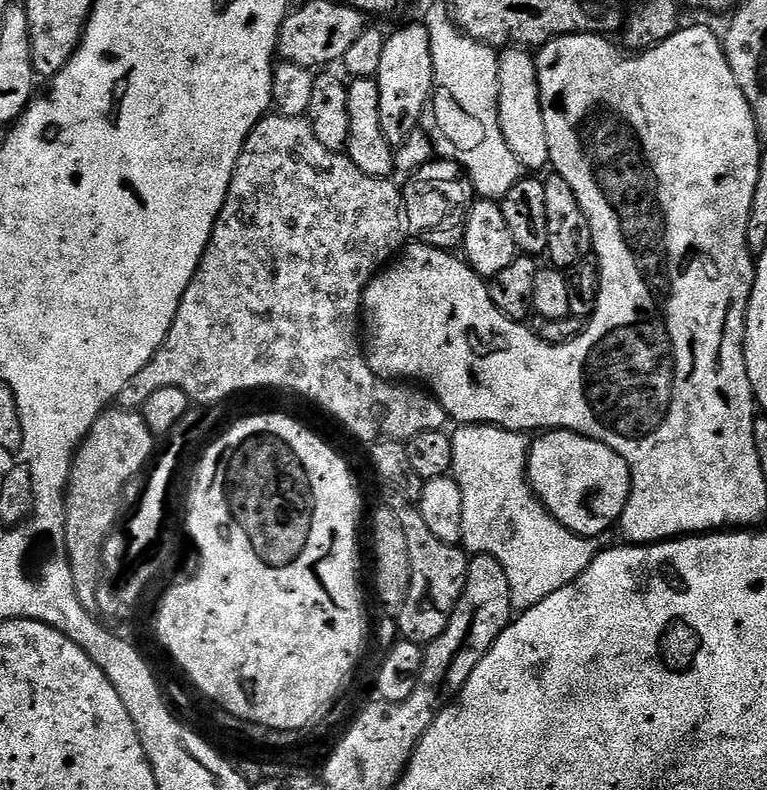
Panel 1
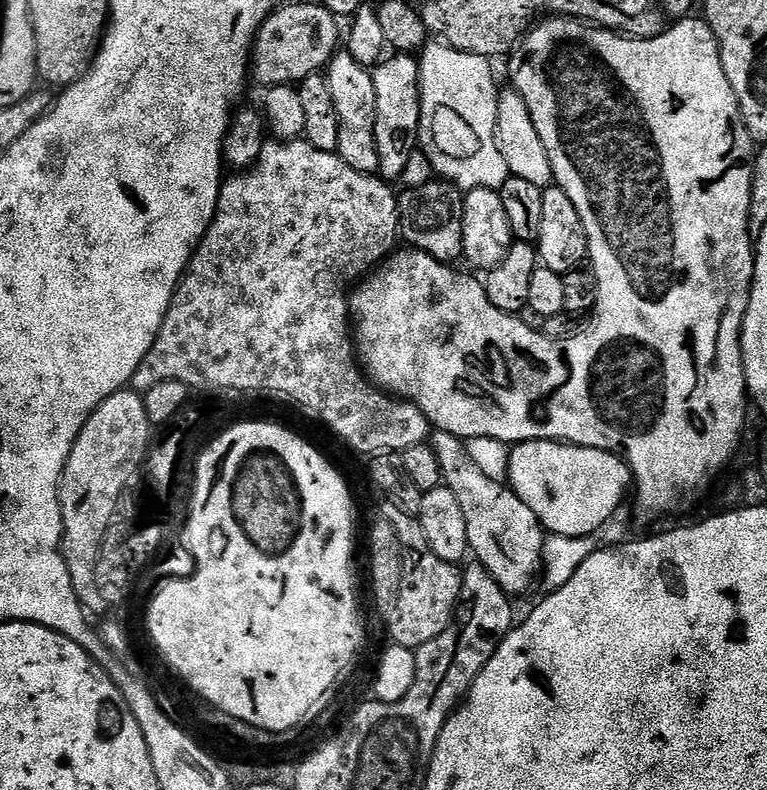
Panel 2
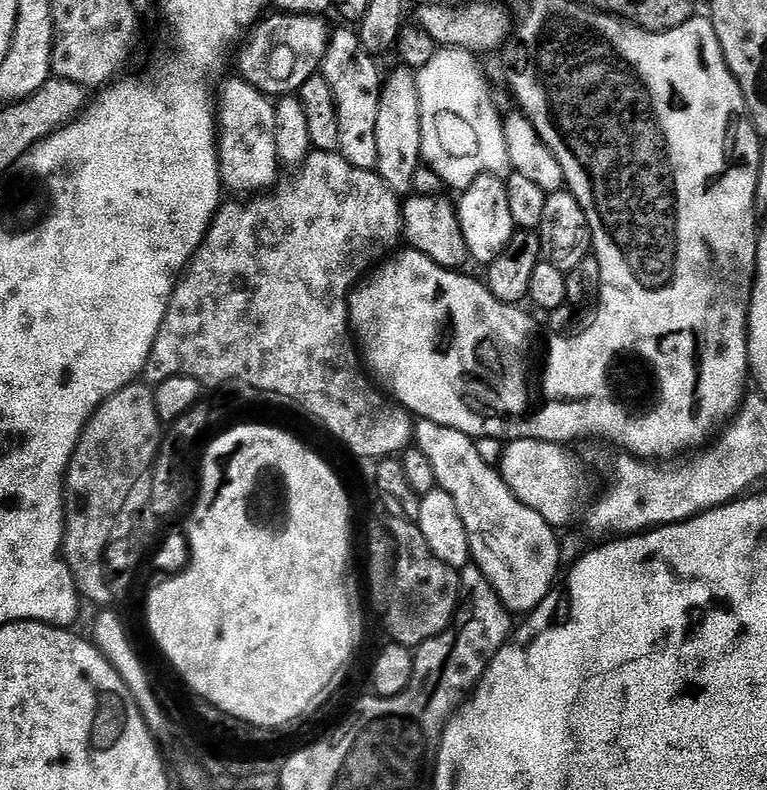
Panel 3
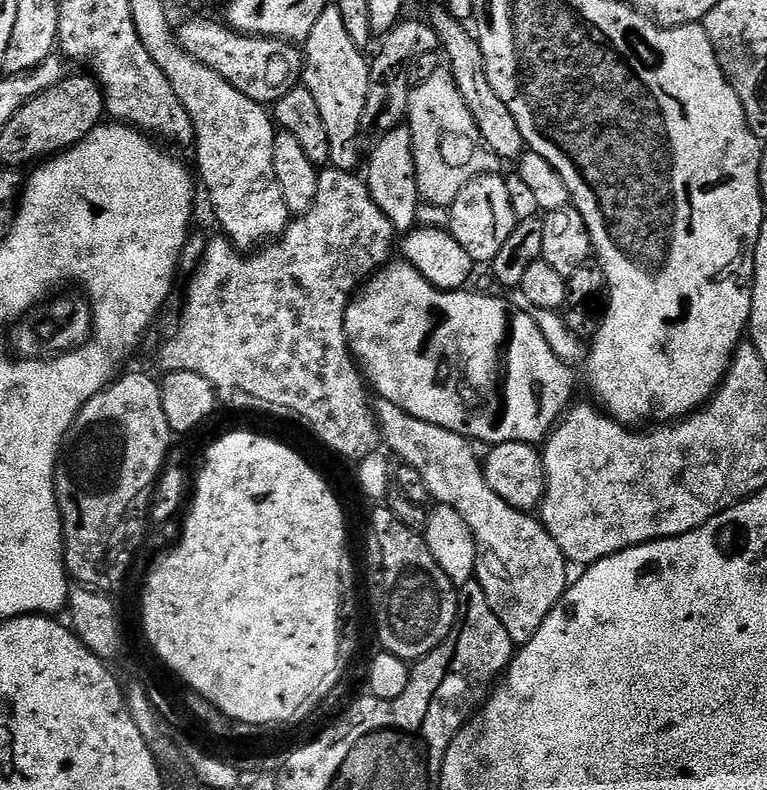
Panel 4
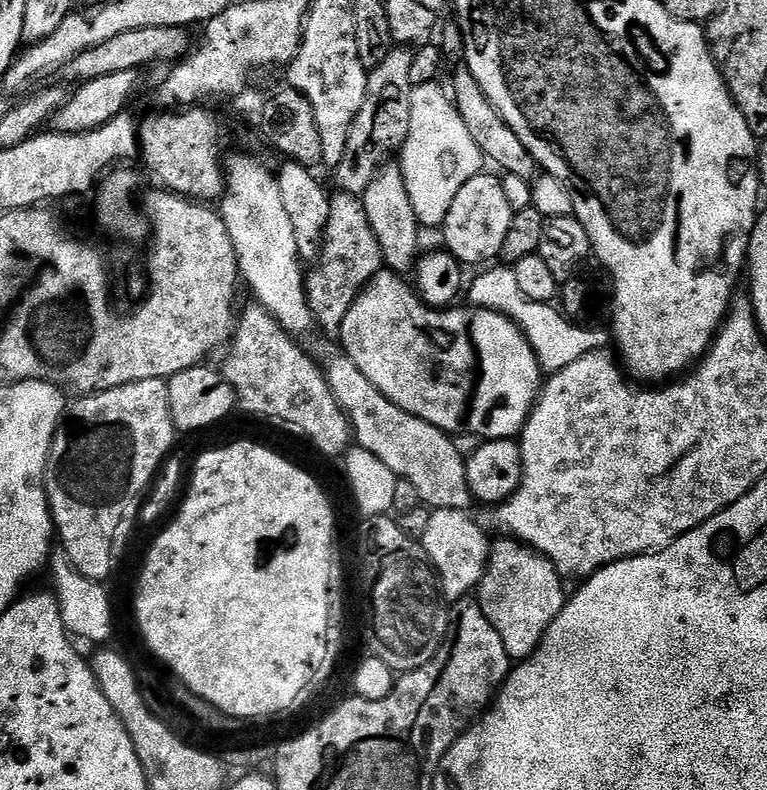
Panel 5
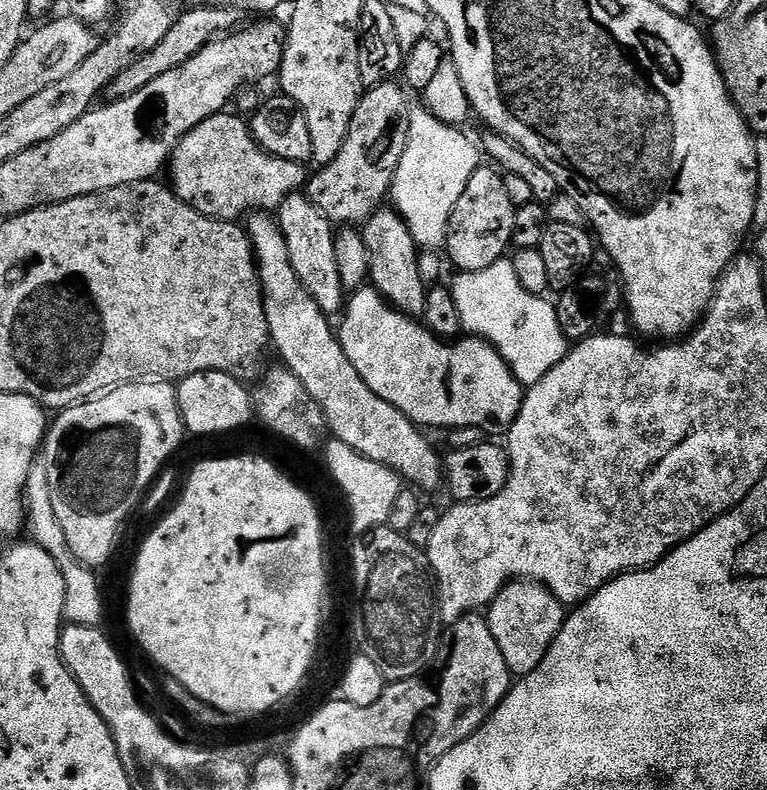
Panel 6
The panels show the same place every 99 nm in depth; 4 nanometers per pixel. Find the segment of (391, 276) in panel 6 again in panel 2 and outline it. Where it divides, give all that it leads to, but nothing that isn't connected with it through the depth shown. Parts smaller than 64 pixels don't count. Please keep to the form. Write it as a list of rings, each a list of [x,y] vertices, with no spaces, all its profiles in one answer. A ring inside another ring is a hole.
[[[392,54],[371,69],[378,110],[374,138],[380,159],[379,175],[385,181],[399,181],[406,162],[418,151],[420,139],[420,61],[412,54]]]

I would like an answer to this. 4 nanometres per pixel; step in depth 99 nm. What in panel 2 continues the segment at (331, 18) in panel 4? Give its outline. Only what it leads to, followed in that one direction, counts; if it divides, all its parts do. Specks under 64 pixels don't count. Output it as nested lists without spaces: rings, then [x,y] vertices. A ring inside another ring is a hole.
[[[346,50],[337,51],[328,63],[326,79],[329,93],[332,95],[331,111],[336,112],[336,145],[335,151],[354,170],[369,174],[379,173],[380,159],[378,146],[374,138],[378,94],[374,92],[374,78],[371,71],[364,68]]]

